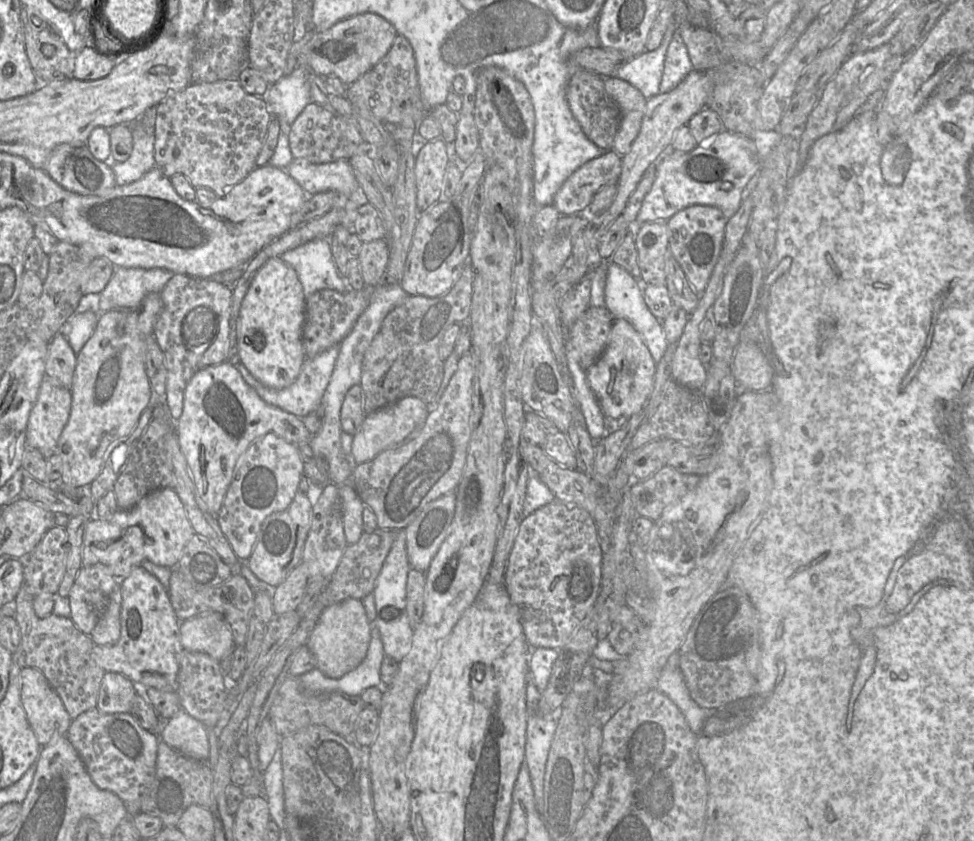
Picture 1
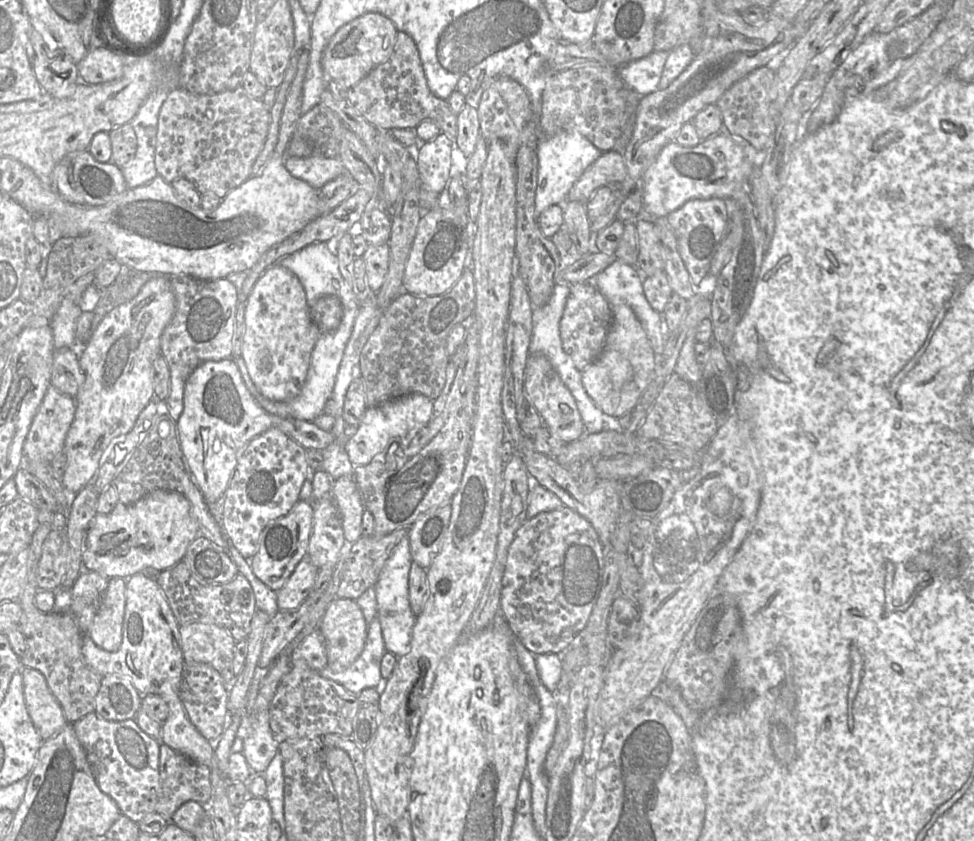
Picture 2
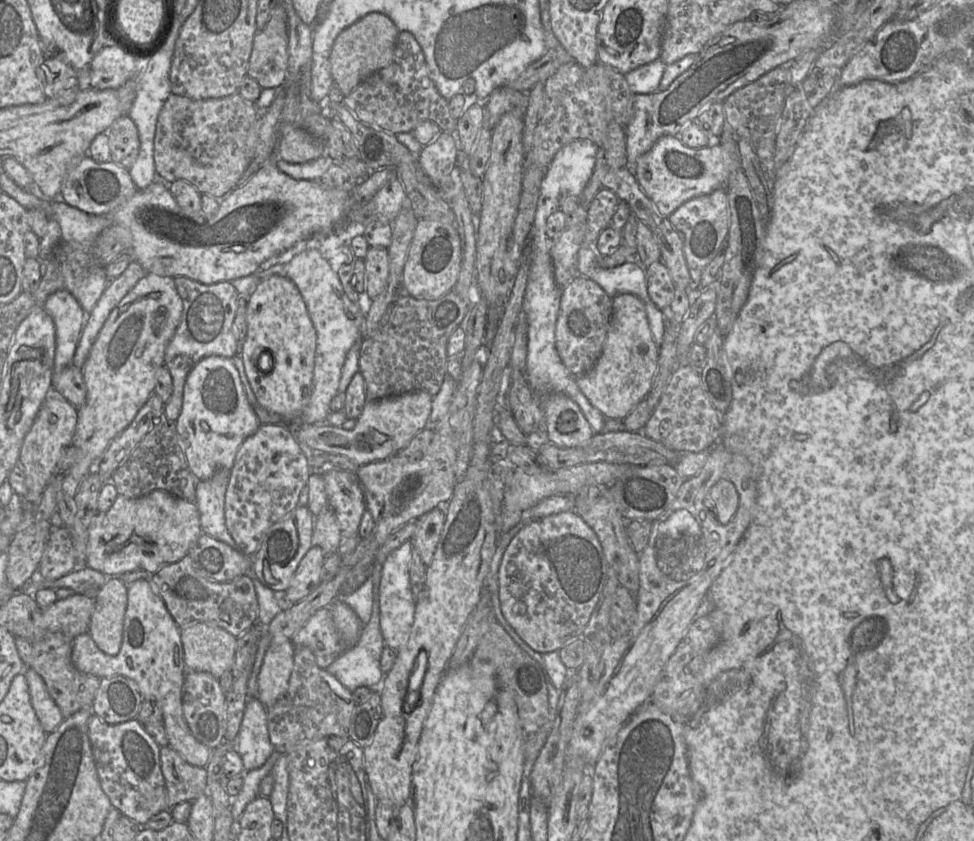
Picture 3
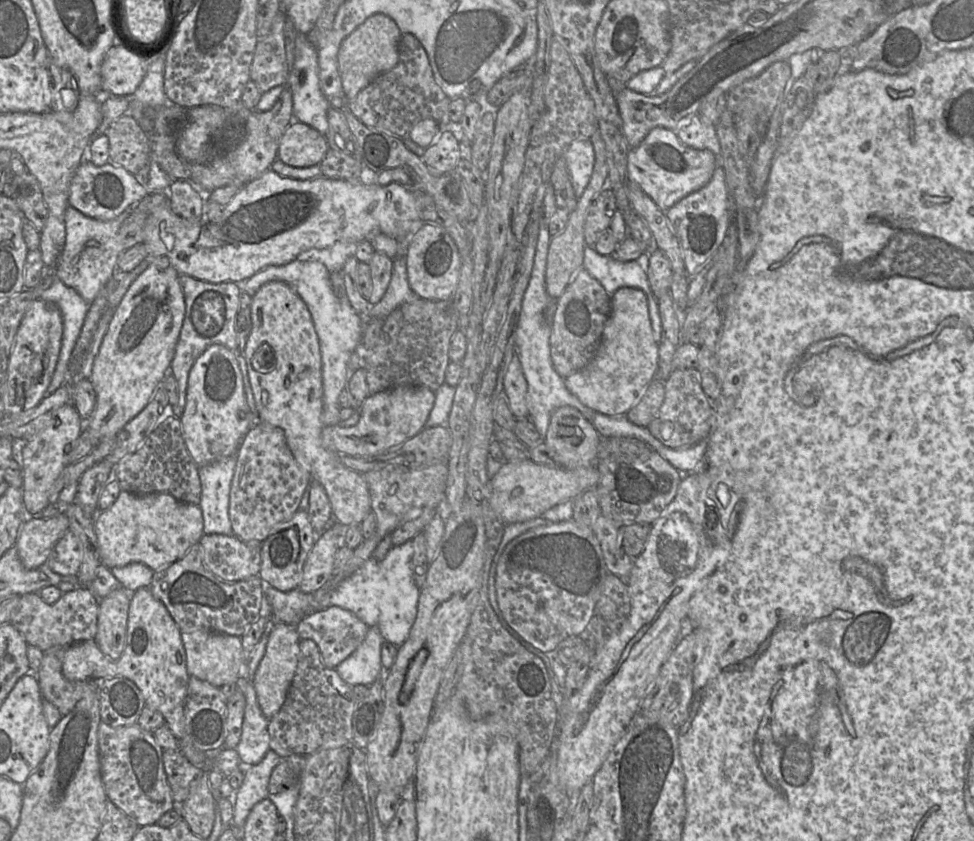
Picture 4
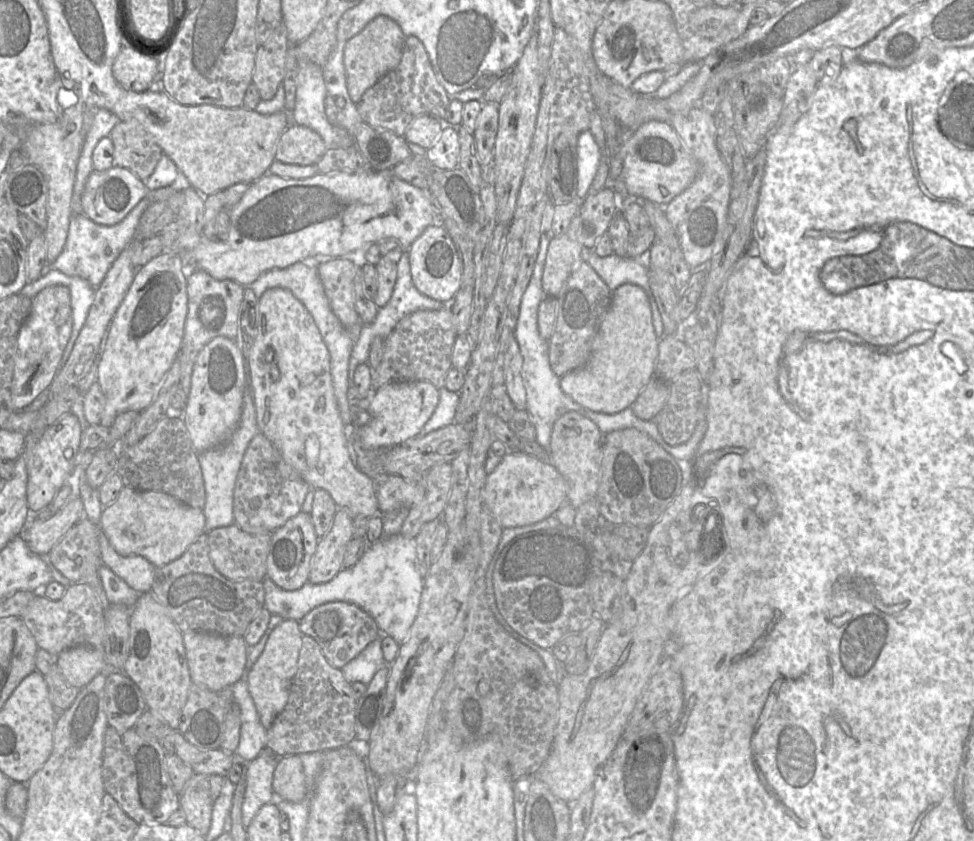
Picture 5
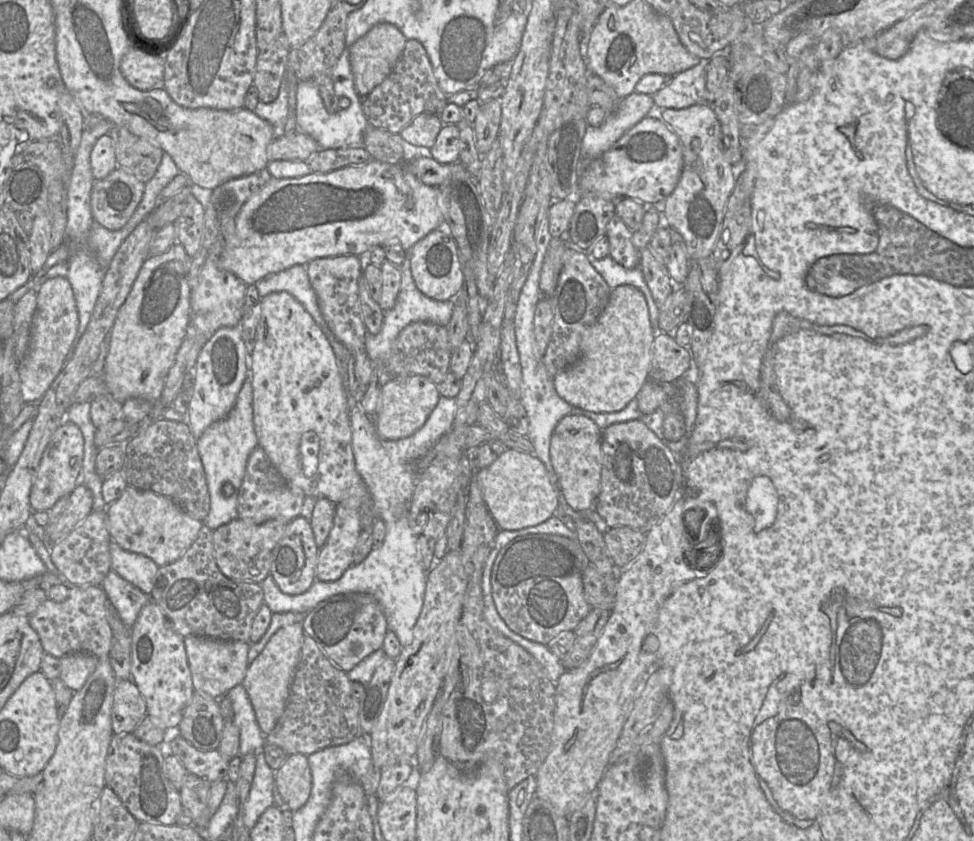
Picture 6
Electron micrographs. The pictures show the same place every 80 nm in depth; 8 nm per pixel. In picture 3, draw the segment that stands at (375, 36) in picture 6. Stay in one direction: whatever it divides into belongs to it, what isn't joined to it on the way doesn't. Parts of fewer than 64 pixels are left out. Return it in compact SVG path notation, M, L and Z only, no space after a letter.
M369 13L337 36L330 53L331 74L345 97L368 76L391 63L399 33L386 14Z

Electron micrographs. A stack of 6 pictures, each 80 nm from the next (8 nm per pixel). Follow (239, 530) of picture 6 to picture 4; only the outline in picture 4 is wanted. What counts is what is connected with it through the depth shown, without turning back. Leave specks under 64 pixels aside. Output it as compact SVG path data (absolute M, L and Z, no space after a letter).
M204 534L199 540L199 544L203 548L204 565L220 579L227 582L238 582L259 575L262 543L247 543L234 534Z

